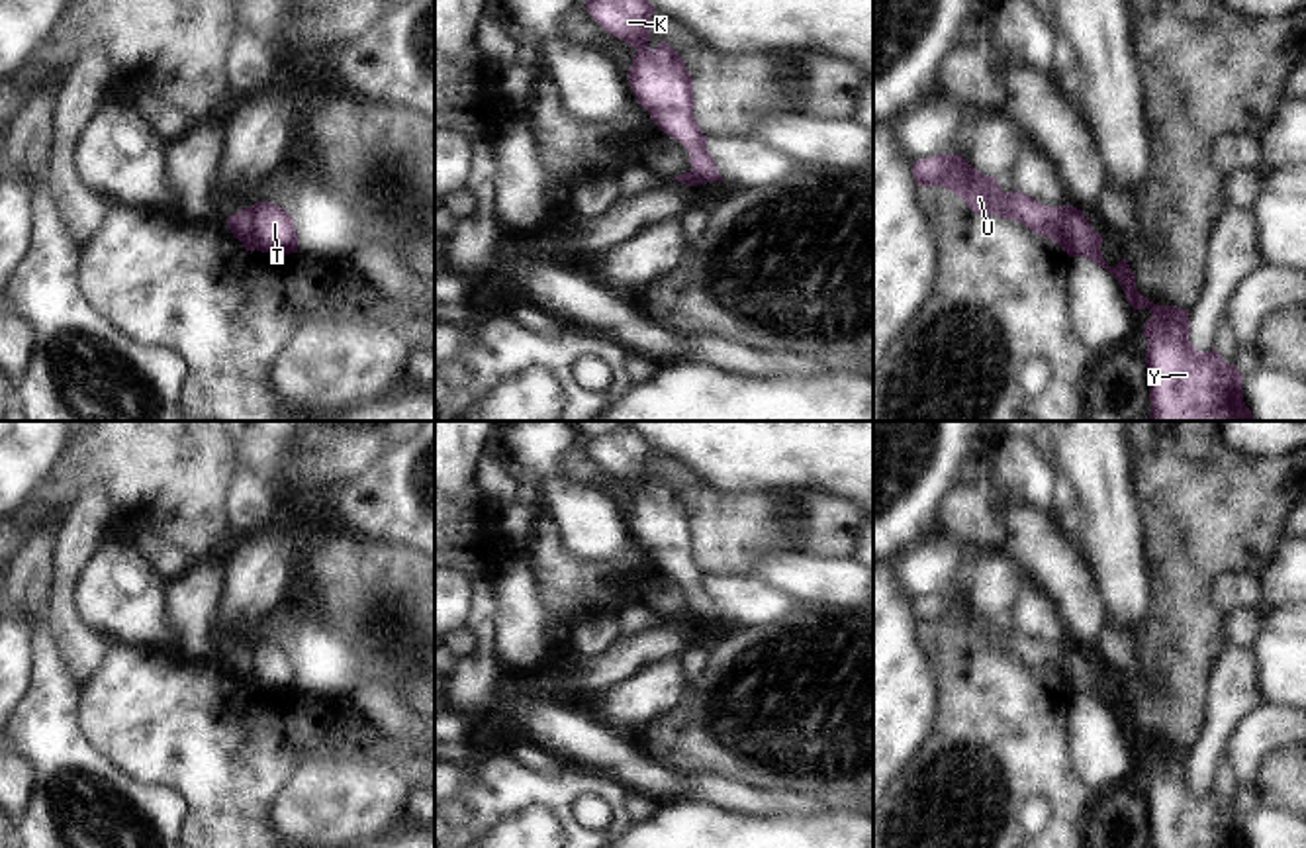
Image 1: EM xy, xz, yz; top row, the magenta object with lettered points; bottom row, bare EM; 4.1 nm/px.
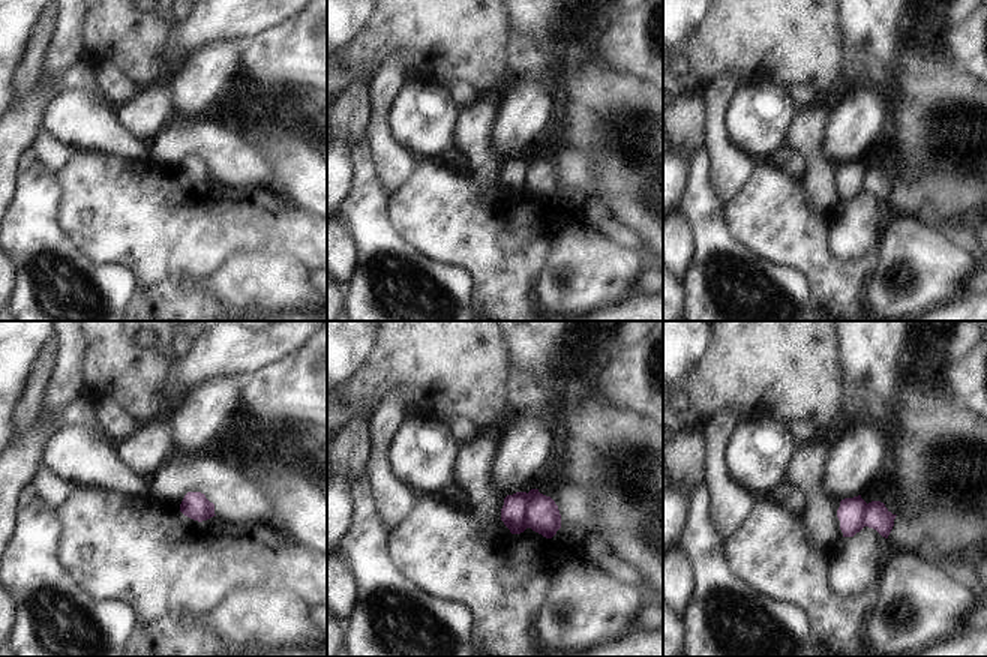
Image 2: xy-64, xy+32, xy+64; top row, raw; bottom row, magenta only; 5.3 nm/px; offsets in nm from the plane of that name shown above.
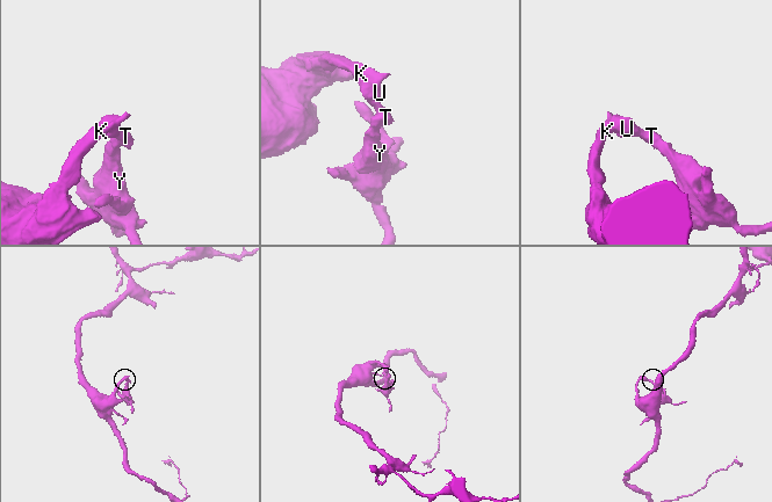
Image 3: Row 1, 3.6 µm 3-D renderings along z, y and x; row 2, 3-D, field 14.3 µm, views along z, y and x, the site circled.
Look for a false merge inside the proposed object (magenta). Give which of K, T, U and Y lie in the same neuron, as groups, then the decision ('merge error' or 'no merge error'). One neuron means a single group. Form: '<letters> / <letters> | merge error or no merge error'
K T U / Y | merge error

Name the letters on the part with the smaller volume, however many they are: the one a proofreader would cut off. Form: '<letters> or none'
Y

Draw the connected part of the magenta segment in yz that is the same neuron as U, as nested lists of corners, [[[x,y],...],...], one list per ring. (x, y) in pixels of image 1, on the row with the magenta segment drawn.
[[[934,155],[912,165],[916,186],[942,186],[963,198],[967,208],[979,215],[1014,219],[1030,231],[1061,243],[1061,213],[1065,206],[1042,206],[1034,198],[1014,190],[1004,194],[997,178],[975,170],[959,155]]]

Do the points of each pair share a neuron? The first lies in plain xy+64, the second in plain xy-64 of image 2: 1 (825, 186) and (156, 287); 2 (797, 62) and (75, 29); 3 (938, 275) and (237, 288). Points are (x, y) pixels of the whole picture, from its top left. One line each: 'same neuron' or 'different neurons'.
1: different neurons
2: different neurons
3: same neuron

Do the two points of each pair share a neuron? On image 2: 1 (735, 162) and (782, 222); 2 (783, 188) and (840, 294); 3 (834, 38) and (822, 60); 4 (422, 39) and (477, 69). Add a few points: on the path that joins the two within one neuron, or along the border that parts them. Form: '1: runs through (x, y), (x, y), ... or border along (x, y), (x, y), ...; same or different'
1: border along (761, 161), (750, 182), (728, 206); different
2: runs through (783, 215), (783, 222), (824, 267); same
3: runs through (828, 44), (822, 54); same
4: runs through (435, 39), (447, 39), (464, 56); same

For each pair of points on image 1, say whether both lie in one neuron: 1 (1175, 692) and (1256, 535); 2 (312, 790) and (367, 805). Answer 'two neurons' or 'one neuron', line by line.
1: one neuron
2: one neuron

